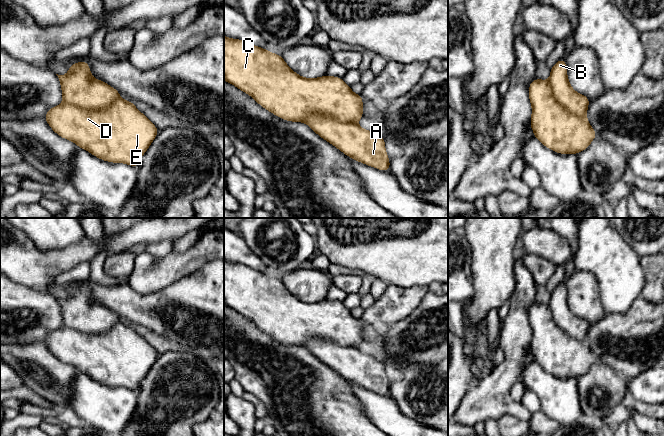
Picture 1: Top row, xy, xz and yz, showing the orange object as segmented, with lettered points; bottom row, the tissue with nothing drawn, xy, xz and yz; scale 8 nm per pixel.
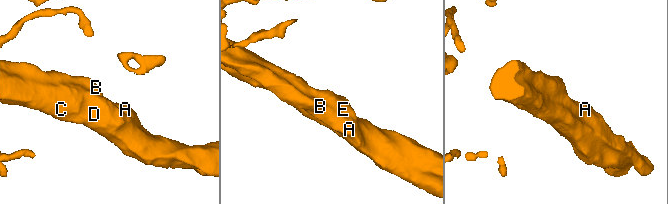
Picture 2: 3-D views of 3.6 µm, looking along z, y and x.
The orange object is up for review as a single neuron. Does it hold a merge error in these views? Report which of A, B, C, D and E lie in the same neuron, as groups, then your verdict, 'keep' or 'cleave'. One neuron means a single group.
groups A B C D E; keep

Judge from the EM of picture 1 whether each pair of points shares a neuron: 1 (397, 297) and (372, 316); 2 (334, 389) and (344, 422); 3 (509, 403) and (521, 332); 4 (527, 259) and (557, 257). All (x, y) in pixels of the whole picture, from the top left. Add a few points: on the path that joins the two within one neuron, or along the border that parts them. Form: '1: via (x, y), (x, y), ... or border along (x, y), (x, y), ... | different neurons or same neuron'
1: via (391, 303), (382, 312), (378, 313) | same neuron
2: via (334, 397), (334, 412), (336, 414) | same neuron
3: via (505, 385), (505, 375), (512, 366), (514, 350) | same neuron
4: border along (524, 253), (541, 256), (556, 266) | different neurons

